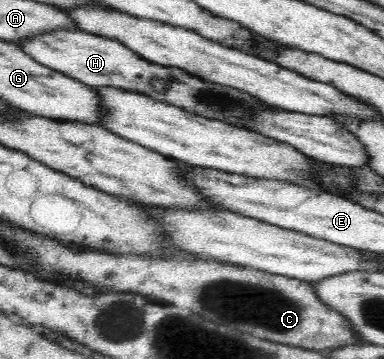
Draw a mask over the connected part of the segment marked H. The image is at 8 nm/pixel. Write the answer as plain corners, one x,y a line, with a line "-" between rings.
52,31
18,44
34,61
95,88
115,88
141,94
185,110
194,117
213,119
242,130
253,130
251,116
270,107
250,93
204,80
185,70
142,59
118,40
84,31

